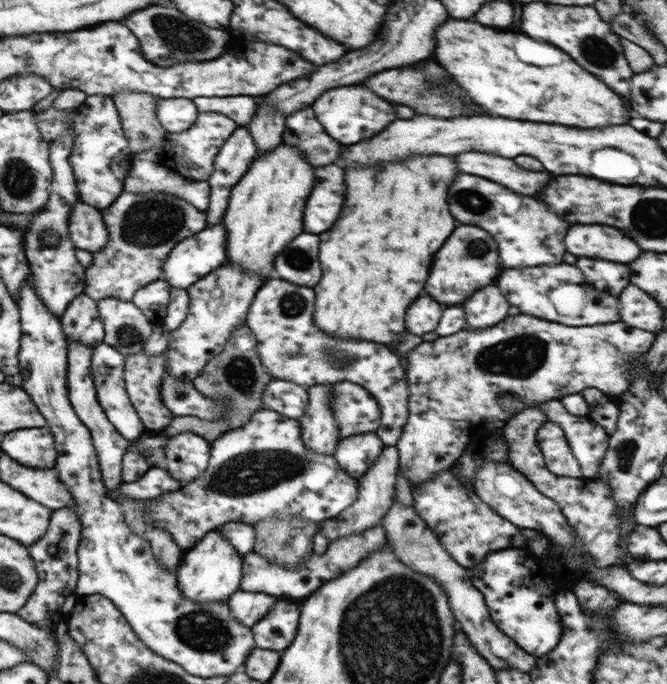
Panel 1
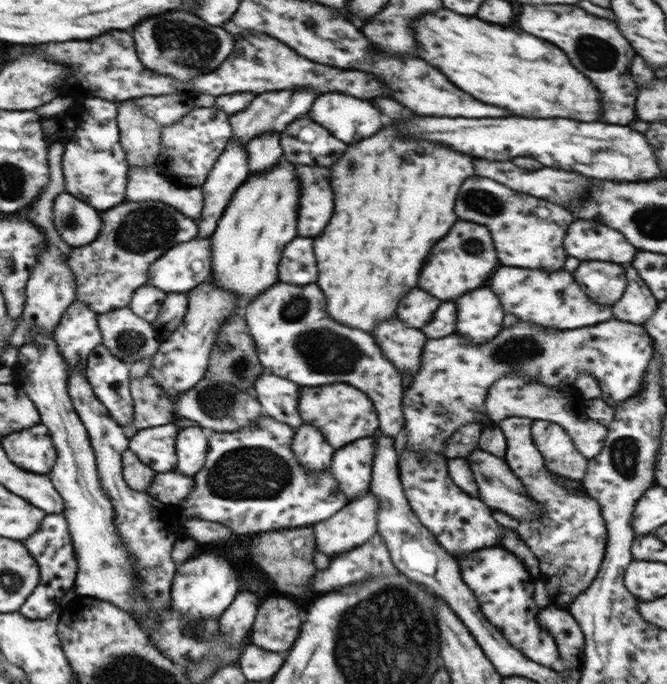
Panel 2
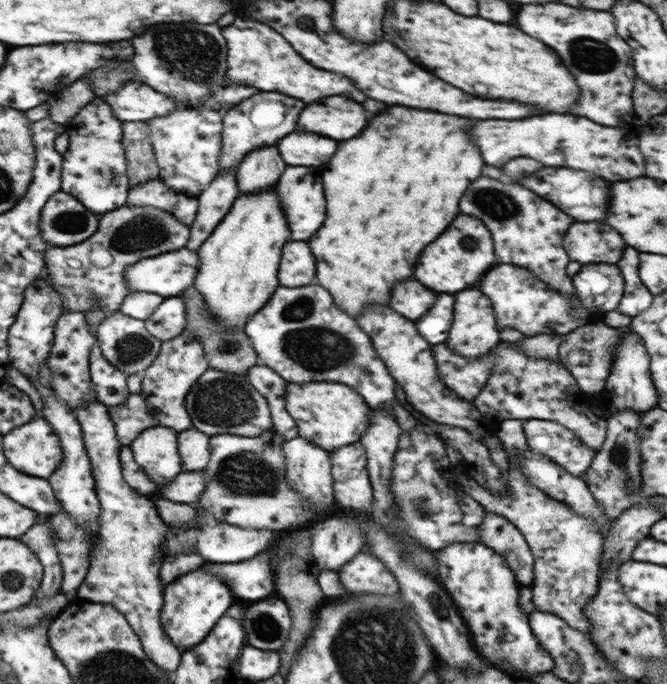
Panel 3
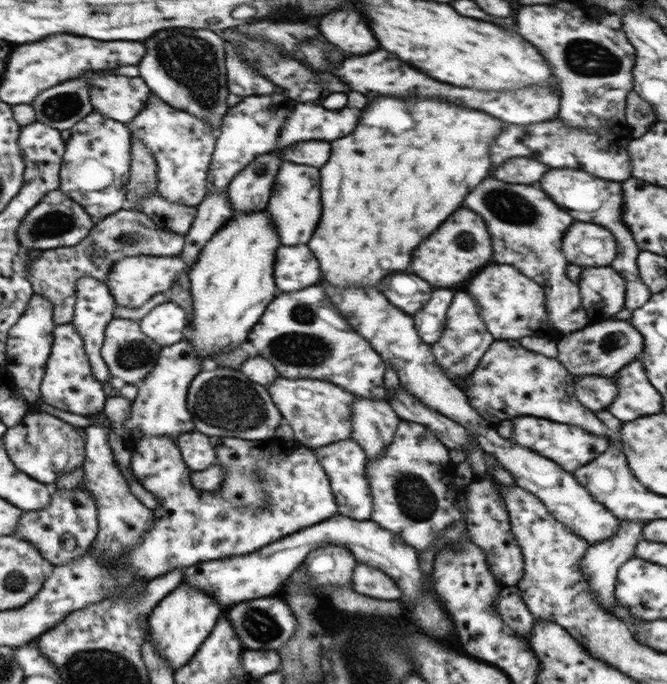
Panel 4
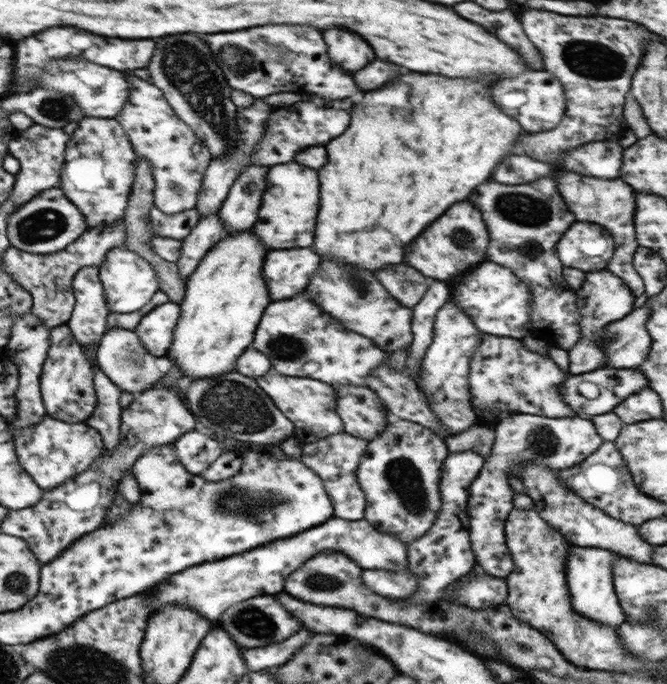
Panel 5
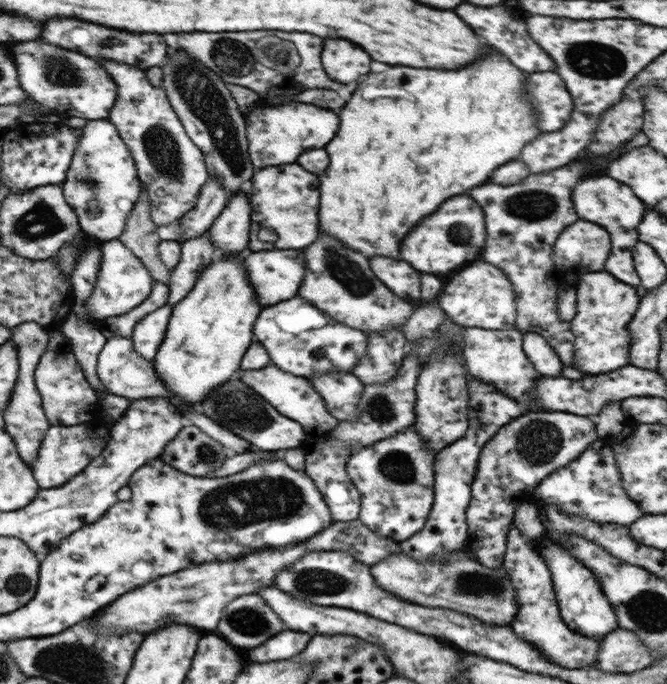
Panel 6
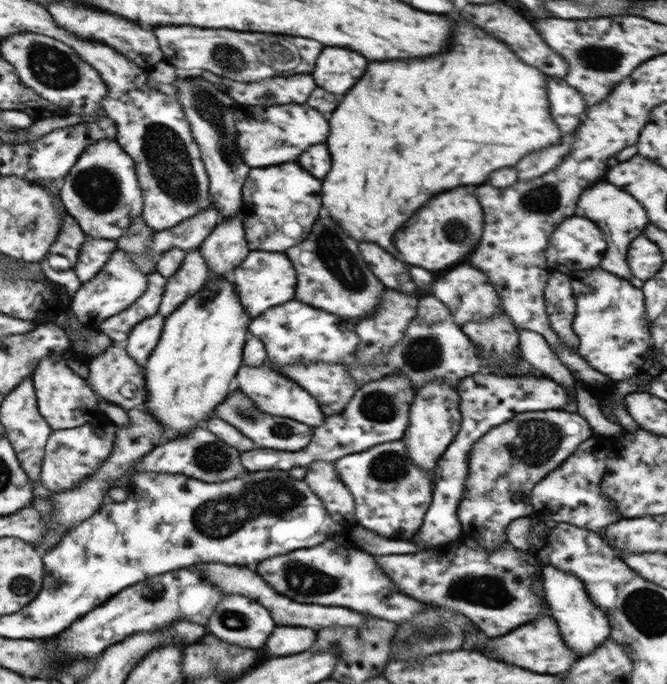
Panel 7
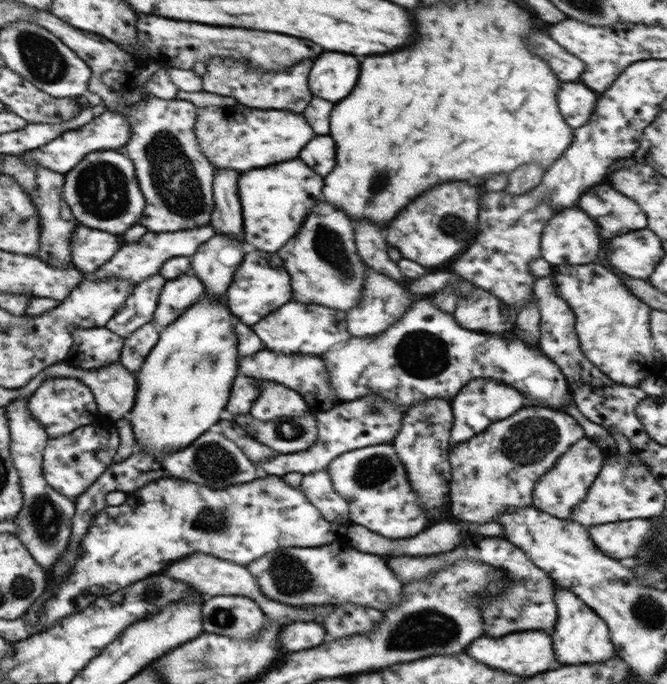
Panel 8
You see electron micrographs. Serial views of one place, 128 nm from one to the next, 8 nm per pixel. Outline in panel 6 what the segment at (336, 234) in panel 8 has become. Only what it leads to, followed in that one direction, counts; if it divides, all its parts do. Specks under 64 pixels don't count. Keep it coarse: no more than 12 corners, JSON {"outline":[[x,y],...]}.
{"outline":[[330,234],[303,248],[300,296],[362,332],[402,327],[417,304]]}

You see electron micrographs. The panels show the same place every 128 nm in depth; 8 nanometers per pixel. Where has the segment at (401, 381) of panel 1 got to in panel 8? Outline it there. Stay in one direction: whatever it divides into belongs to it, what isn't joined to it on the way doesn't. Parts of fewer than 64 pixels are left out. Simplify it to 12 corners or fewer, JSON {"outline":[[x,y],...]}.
{"outline":[[288,302],[251,328],[278,354],[322,356],[346,311]]}

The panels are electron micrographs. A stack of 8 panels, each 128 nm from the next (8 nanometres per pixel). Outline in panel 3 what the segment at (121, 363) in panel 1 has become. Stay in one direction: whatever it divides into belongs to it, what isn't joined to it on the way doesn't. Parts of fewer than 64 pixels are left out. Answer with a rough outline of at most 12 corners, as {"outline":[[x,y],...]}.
{"outline":[[98,341],[89,369],[100,403],[120,406],[130,396],[128,375],[104,358]]}

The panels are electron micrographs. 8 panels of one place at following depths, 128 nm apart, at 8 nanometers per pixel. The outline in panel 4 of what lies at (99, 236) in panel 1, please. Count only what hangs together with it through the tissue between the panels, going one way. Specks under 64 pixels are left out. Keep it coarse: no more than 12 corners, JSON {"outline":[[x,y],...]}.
{"outline":[[59,188],[19,224],[36,251],[71,247],[94,226]]}

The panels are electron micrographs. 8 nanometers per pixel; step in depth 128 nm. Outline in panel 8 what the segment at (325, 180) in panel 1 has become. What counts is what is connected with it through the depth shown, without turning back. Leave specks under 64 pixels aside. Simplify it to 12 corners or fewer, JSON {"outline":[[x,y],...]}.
{"outline":[[302,160],[242,172],[243,241],[280,250],[322,198]]}

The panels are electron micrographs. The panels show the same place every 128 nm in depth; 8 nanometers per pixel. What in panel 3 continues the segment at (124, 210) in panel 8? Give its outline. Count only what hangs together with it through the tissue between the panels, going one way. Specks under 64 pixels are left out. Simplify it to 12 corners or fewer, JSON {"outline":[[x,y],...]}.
{"outline":[[95,96],[73,118],[61,190],[98,216],[127,205],[122,123]]}

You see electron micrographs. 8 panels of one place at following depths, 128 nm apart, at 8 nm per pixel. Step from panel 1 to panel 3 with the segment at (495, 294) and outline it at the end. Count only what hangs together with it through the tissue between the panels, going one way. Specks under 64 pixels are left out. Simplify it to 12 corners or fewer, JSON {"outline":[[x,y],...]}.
{"outline":[[478,290],[456,298],[446,340],[463,358],[501,342],[490,300]]}

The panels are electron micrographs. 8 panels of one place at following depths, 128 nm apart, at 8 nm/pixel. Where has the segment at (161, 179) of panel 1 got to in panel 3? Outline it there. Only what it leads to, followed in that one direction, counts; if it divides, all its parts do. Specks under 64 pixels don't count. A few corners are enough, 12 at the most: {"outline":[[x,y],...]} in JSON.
{"outline":[[160,178],[129,188],[127,206],[160,209],[190,227],[196,197]]}

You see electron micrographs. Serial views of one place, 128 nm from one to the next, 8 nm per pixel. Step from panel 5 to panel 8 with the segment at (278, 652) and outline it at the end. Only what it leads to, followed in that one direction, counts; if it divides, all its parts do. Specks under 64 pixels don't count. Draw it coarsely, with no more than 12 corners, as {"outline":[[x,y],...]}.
{"outline":[[296,622],[280,632],[280,646],[300,652],[324,642],[326,630]]}

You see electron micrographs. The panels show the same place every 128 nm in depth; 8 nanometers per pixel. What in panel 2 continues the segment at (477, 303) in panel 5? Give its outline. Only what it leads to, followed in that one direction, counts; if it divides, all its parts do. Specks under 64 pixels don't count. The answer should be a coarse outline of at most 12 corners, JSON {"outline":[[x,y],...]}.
{"outline":[[498,268],[490,290],[522,322],[572,330],[613,318],[570,272]]}

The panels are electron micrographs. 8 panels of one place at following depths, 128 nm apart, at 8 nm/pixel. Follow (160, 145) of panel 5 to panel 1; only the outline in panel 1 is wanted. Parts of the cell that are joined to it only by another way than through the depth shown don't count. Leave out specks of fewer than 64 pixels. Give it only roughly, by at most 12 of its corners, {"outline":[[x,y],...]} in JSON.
{"outline":[[199,112],[182,132],[167,132],[160,164],[208,181],[222,145],[239,124]]}

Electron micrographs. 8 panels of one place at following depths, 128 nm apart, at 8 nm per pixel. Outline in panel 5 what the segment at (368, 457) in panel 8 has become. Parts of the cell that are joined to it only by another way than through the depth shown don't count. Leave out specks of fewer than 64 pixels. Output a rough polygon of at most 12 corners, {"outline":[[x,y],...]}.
{"outline":[[393,418],[355,472],[365,519],[402,542],[440,510],[448,453]]}

